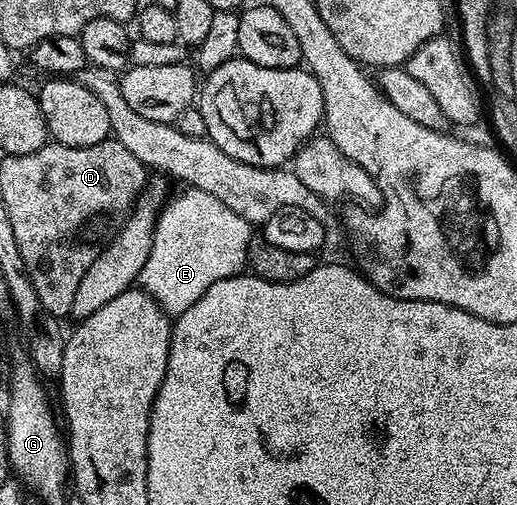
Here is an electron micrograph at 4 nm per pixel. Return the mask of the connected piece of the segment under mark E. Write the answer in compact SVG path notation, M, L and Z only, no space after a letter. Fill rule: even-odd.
M190 187L160 209L153 228L151 254L139 277L140 287L170 318L191 310L217 281L240 275L248 263L253 226L215 196Z

